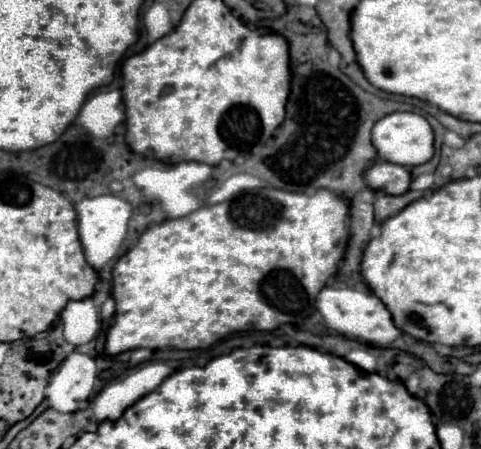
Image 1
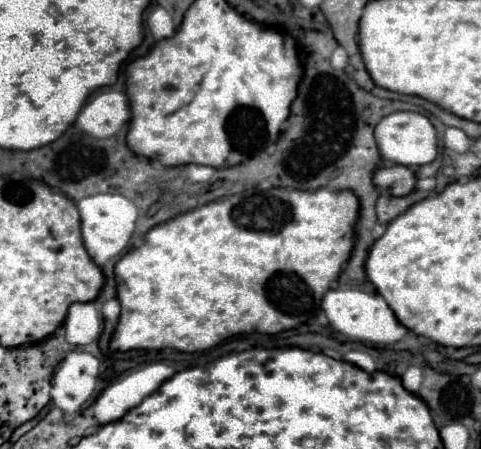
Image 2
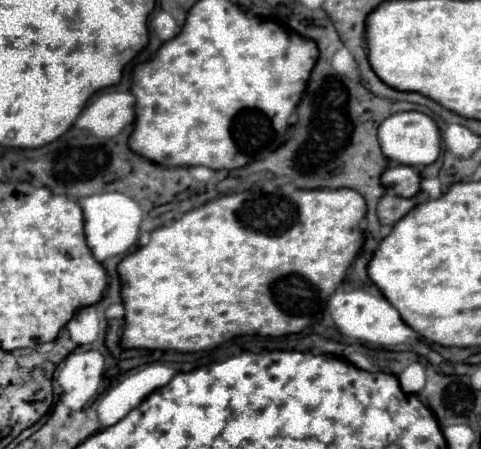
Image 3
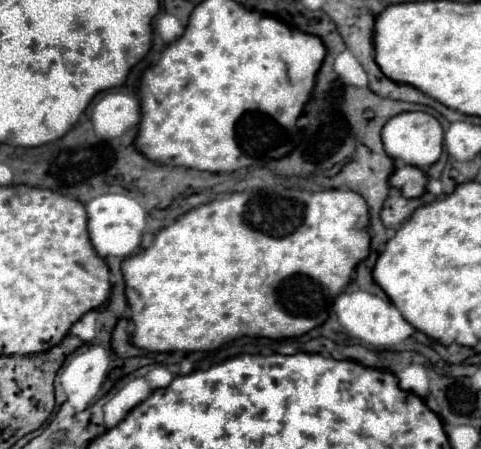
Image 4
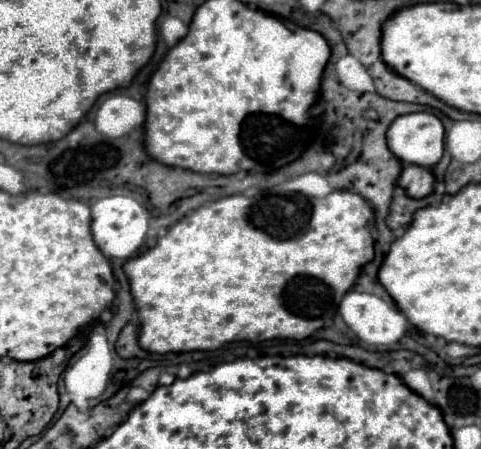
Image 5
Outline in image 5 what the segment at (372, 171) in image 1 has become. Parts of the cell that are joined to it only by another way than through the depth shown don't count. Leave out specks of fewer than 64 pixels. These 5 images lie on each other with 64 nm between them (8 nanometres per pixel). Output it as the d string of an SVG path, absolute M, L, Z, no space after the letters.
M410 164L402 170L398 184L408 192L408 196L412 198L424 198L434 190L434 174L428 168Z

